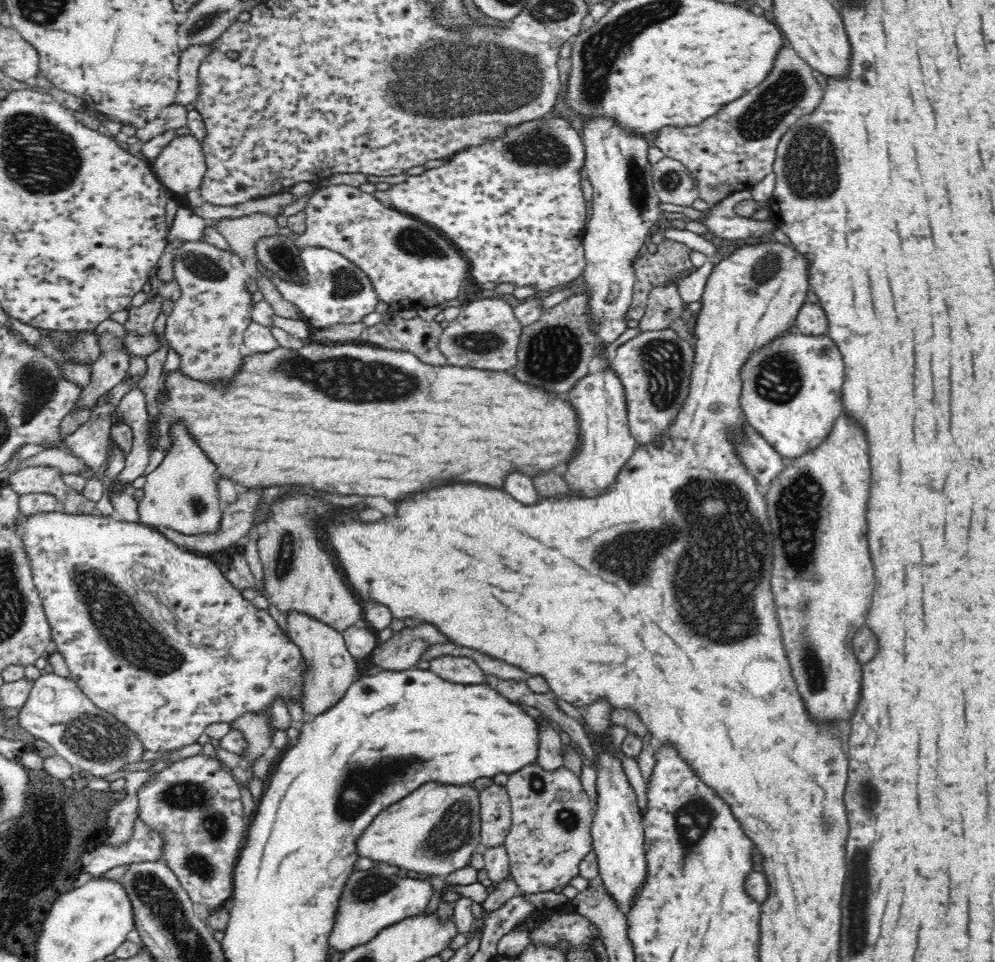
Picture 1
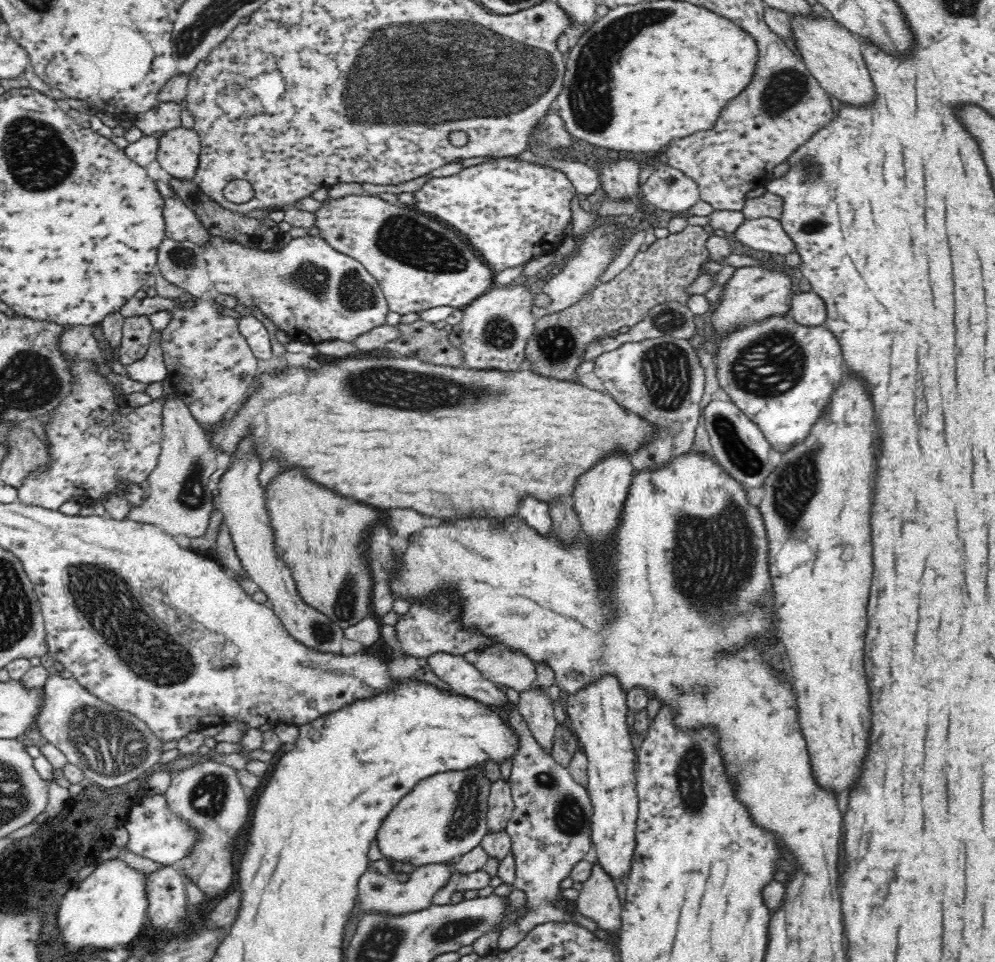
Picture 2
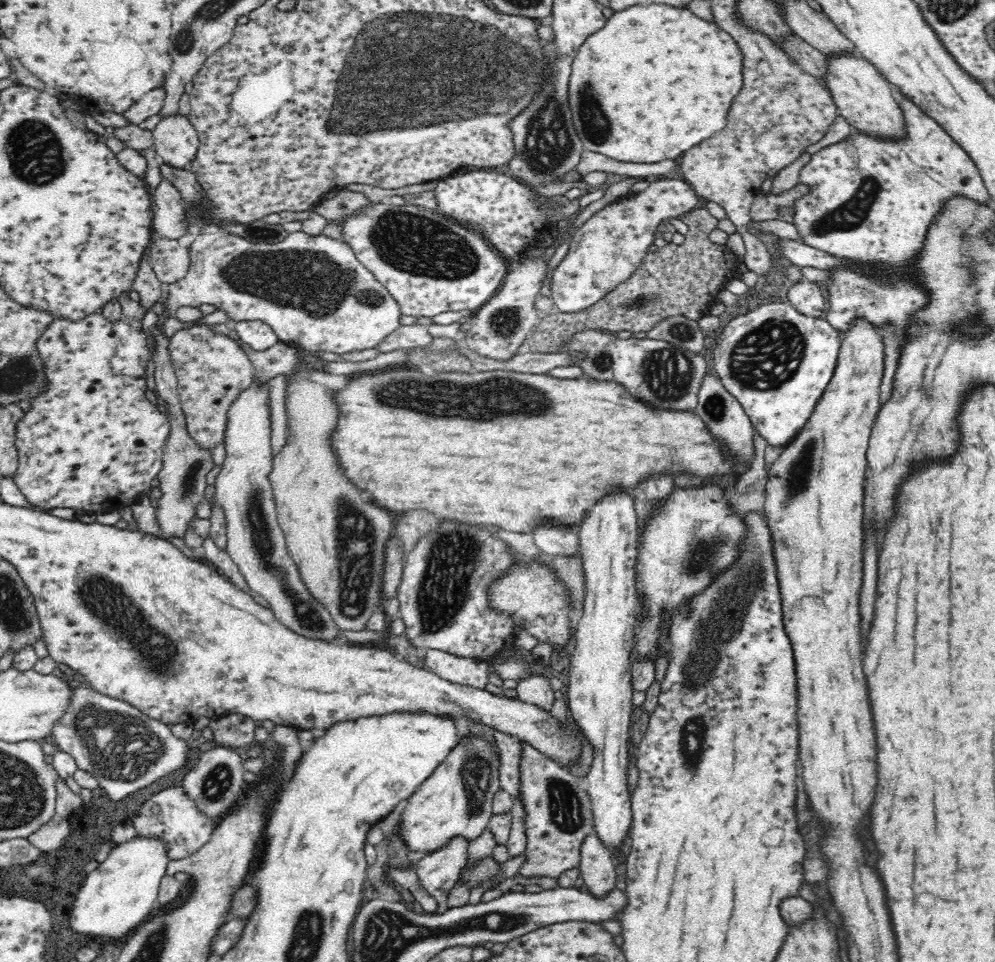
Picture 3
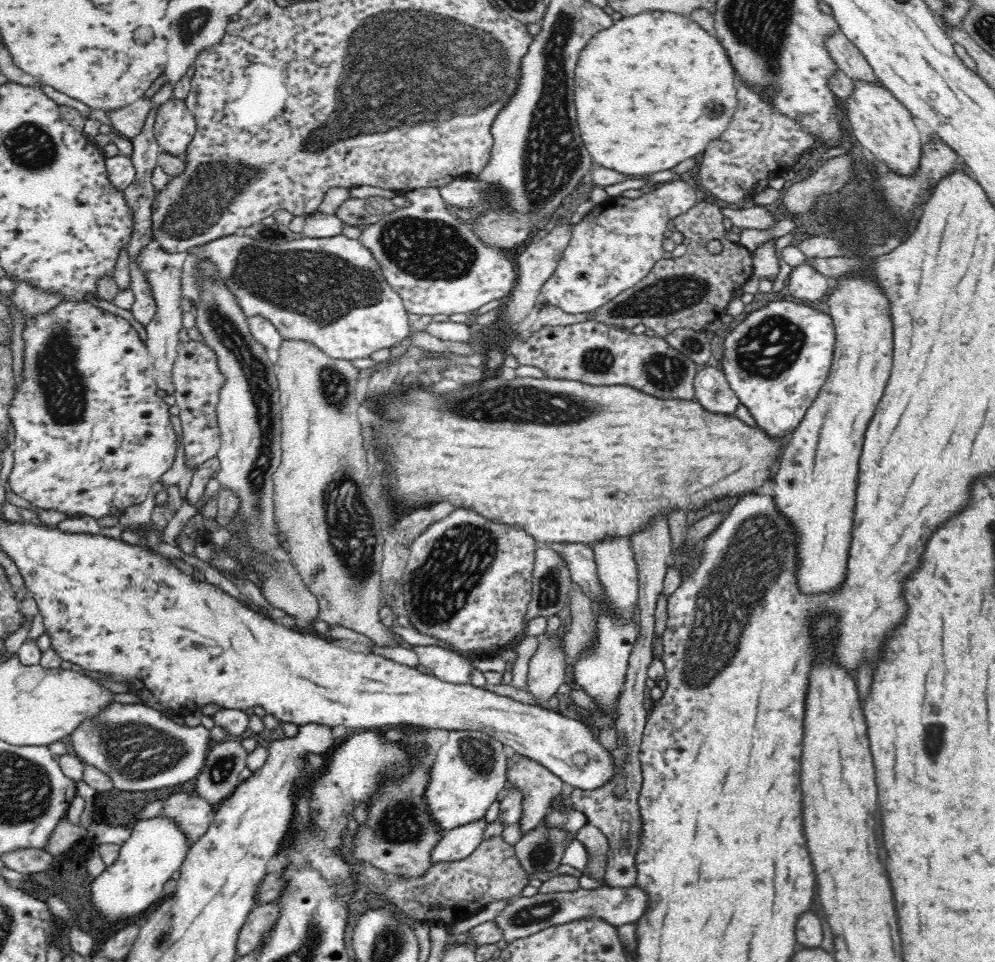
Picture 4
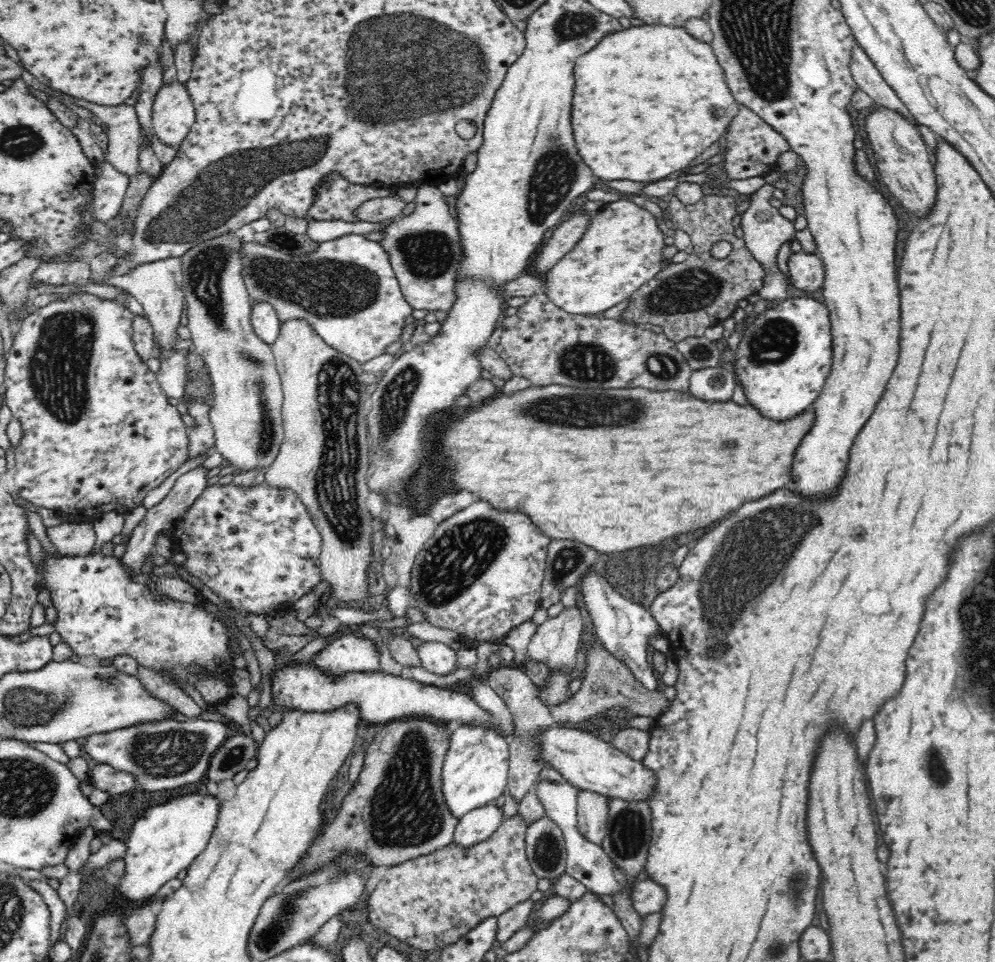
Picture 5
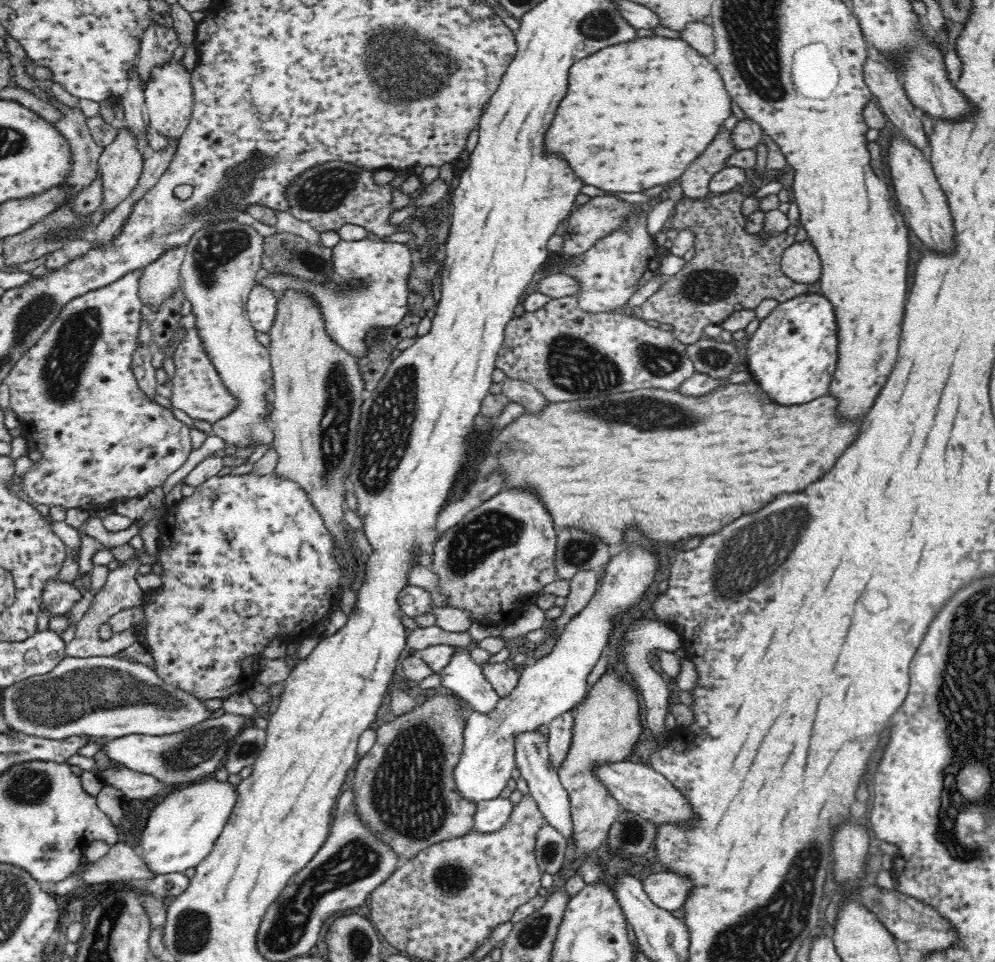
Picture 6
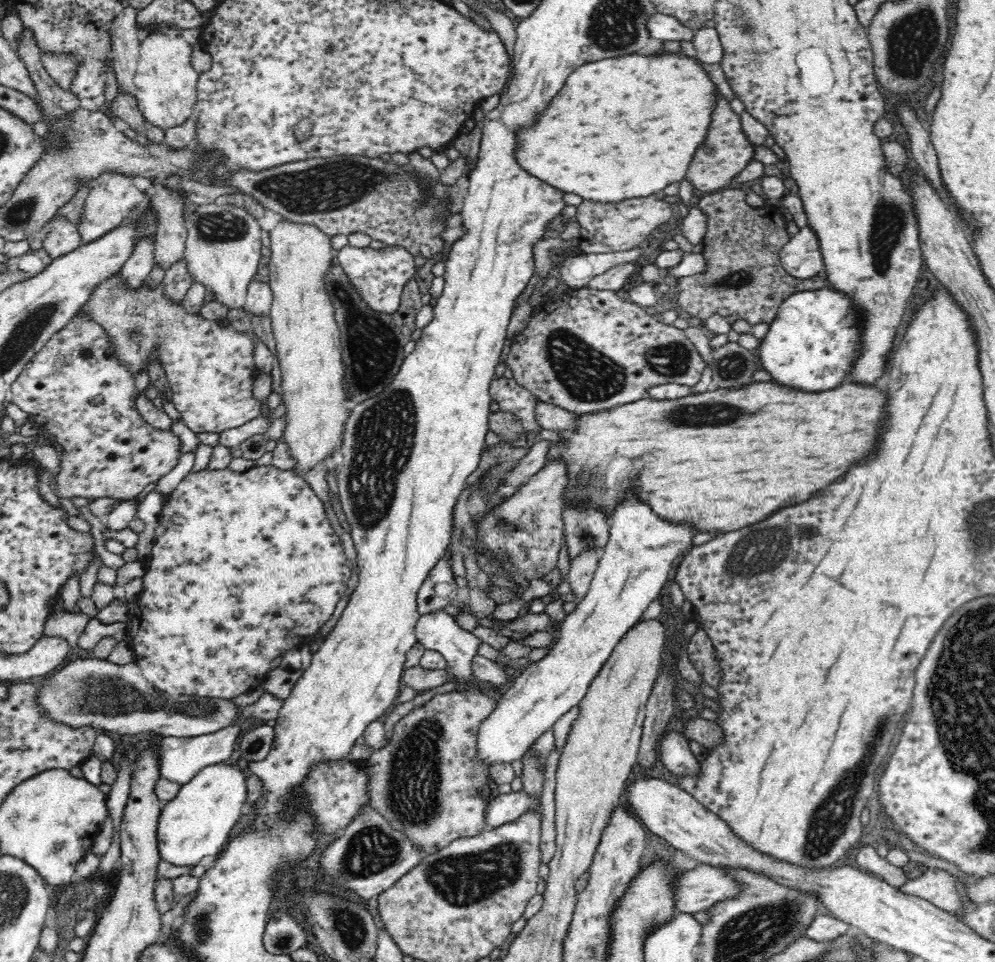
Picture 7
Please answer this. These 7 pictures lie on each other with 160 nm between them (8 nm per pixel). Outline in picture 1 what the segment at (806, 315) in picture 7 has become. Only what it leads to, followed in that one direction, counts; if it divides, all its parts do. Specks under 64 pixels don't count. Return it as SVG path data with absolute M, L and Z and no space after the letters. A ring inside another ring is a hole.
M792 330L769 342L742 367L740 404L748 426L760 433L784 458L795 459L814 450L828 438L835 420L843 415L844 362L836 343L826 335L805 335Z

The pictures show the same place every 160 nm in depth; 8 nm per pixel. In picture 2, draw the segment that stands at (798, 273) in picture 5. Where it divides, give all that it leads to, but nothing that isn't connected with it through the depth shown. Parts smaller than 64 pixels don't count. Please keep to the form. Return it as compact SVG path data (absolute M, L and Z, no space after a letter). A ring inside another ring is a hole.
M814 291L800 292L791 298L790 314L796 323L815 327L825 324L827 310L824 301Z

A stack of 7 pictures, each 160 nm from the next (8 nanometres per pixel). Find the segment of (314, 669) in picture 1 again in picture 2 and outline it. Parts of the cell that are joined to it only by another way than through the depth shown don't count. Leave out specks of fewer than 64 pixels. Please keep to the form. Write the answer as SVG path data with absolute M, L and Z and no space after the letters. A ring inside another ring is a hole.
M246 437L237 448L237 455L224 473L218 484L218 493L222 501L224 524L229 528L231 538L240 558L242 566L246 569L249 578L252 578L268 598L276 616L281 620L285 630L292 638L314 651L342 655L343 629L332 622L331 618L316 609L306 605L296 591L294 579L290 575L290 567L284 565L274 553L274 539L272 527L266 513L265 490L258 482L258 474L262 468L260 459L254 455L252 438Z

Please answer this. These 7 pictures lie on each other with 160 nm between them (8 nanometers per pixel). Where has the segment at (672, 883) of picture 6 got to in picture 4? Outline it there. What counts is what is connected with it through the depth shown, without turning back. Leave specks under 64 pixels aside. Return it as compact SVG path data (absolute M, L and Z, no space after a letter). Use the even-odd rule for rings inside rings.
M602 886L591 890L574 890L573 892L538 893L531 898L514 897L490 923L496 923L498 931L502 931L502 940L512 942L520 938L536 934L549 926L563 925L580 919L600 919L612 926L636 922L648 906L648 896L638 888L612 888Z

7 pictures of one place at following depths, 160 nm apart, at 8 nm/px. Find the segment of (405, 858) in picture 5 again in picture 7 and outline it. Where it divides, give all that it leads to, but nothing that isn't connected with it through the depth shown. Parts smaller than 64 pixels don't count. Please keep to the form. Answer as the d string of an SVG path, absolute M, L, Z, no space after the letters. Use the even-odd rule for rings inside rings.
M480 690L436 694L398 720L386 744L363 760L368 779L368 804L388 821L393 830L407 836L423 854L436 853L457 839L481 835L487 830L484 814L488 798L480 795L480 788L486 782L489 770L478 763L476 734L478 724L496 708L496 702Z

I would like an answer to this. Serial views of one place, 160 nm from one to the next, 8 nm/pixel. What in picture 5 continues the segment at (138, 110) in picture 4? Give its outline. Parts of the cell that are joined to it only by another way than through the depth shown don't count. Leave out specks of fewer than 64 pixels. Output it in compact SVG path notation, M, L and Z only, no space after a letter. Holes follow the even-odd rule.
M64 95L66 100L75 100L78 106L91 110L109 128L108 151L105 160L116 167L116 170L136 175L139 172L139 141L141 124L134 105L127 103L118 106L102 106L82 99Z

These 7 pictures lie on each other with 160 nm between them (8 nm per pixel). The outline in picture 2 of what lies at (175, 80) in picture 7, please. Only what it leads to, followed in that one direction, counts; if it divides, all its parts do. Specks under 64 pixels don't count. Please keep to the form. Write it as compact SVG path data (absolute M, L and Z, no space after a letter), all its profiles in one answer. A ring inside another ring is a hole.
M180 126L165 132L159 142L156 160L160 167L172 178L192 181L202 149L199 134L195 129Z

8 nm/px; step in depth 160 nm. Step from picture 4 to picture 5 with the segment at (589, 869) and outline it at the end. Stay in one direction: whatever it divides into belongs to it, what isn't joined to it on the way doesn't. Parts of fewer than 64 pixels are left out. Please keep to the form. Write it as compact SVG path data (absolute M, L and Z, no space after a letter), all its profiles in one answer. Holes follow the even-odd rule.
M578 791L577 826L582 837L601 846L607 834L608 799L590 791Z

